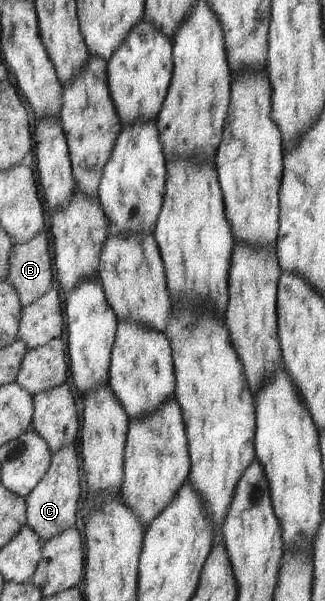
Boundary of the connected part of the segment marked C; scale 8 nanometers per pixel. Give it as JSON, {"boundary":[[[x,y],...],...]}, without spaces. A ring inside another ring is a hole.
{"boundary":[[[74,445],[66,446],[53,454],[50,471],[47,472],[38,487],[26,497],[28,524],[43,543],[53,540],[54,537],[68,529],[80,526],[77,521],[77,511],[79,511],[79,499],[85,493],[84,487],[79,485],[81,483],[81,477],[79,477],[81,465],[79,465],[79,457],[77,457]]]}

